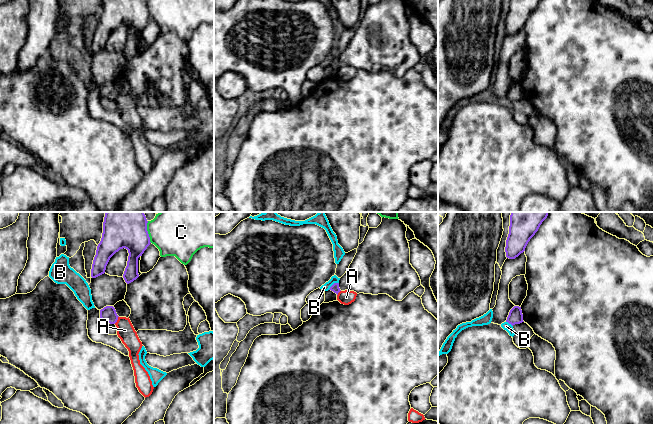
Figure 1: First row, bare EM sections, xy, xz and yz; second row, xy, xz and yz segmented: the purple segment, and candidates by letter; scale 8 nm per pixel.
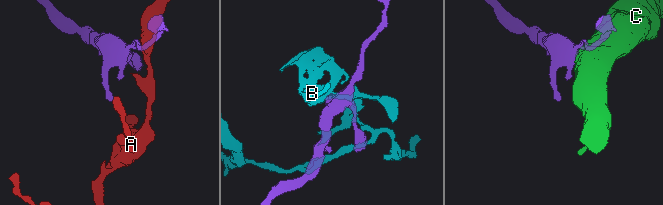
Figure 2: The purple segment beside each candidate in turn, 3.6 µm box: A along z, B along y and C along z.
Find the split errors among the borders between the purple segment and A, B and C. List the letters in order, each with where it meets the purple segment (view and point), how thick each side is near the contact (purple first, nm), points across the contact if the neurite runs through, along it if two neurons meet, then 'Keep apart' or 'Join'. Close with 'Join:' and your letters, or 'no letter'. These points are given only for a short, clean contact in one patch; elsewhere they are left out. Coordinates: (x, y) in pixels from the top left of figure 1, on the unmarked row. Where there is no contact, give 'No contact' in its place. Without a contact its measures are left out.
A: Touches purple at xy (117, 95). Thickness 130 nm (purple) against 140 nm. Boundary: xy (118, 92), (114, 99). Keep apart
B: Touches purple at xz (333, 60). Thickness 70 nm (purple) against 60 nm. Keep apart
C: Touches purple at xy (147, 9). Thickness 220 nm (purple) against 260 nm. Boundary: xy (146, 0), (146, 6), (151, 18). Keep apart
Join: no letter

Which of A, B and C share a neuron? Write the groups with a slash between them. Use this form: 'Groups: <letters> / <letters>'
Groups: A / B / C

